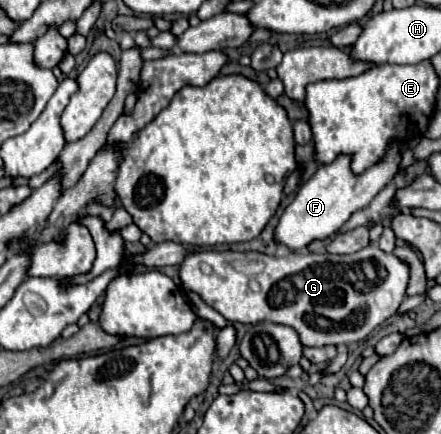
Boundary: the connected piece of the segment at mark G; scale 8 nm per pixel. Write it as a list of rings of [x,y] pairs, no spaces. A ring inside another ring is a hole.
[[[368,245],[352,255],[294,251],[284,257],[274,257],[256,251],[200,251],[182,259],[178,275],[184,291],[200,295],[206,305],[218,309],[230,323],[272,321],[296,329],[302,345],[326,347],[362,341],[378,325],[388,321],[406,295],[410,267],[394,253],[384,253],[378,245]]]

